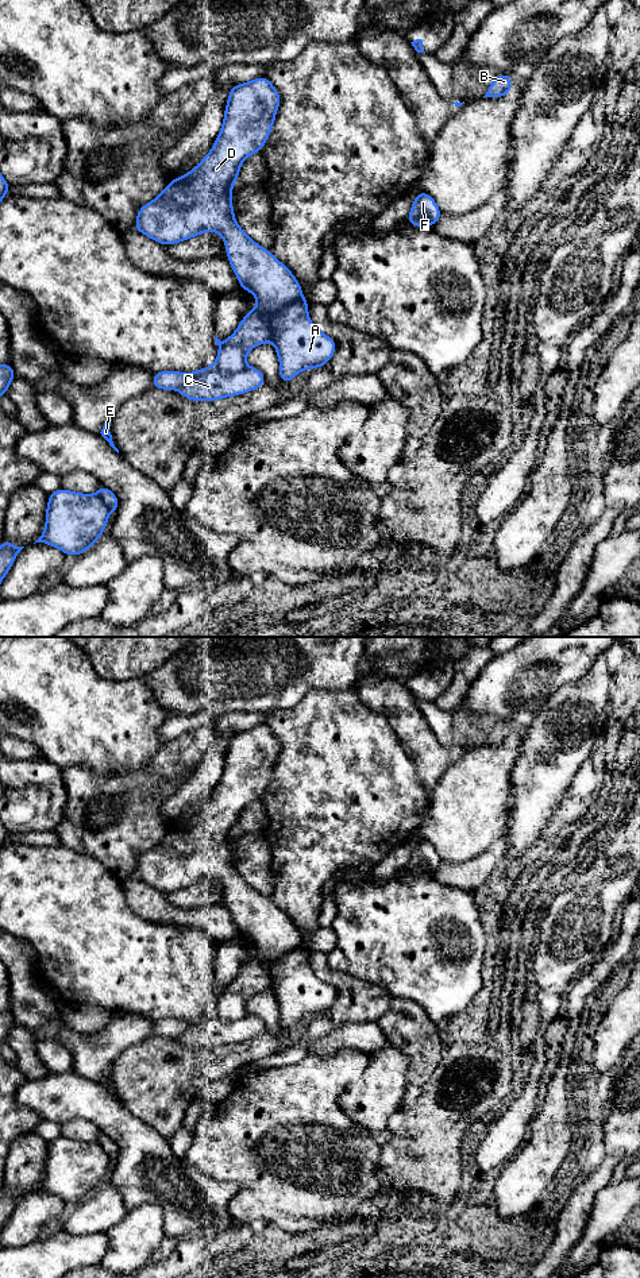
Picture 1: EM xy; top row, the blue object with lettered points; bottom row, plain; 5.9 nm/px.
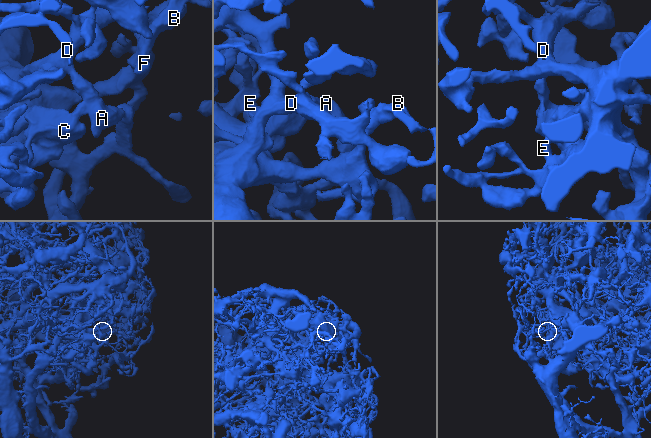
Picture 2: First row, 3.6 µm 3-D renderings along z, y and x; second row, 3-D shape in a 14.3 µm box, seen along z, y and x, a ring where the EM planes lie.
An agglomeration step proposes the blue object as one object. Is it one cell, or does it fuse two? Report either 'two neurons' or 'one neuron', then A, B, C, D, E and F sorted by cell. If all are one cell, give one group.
two neurons | A B C D F / E

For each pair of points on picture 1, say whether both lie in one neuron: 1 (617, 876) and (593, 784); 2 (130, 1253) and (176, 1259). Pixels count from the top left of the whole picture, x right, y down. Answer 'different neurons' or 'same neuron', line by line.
1: same neuron
2: different neurons

